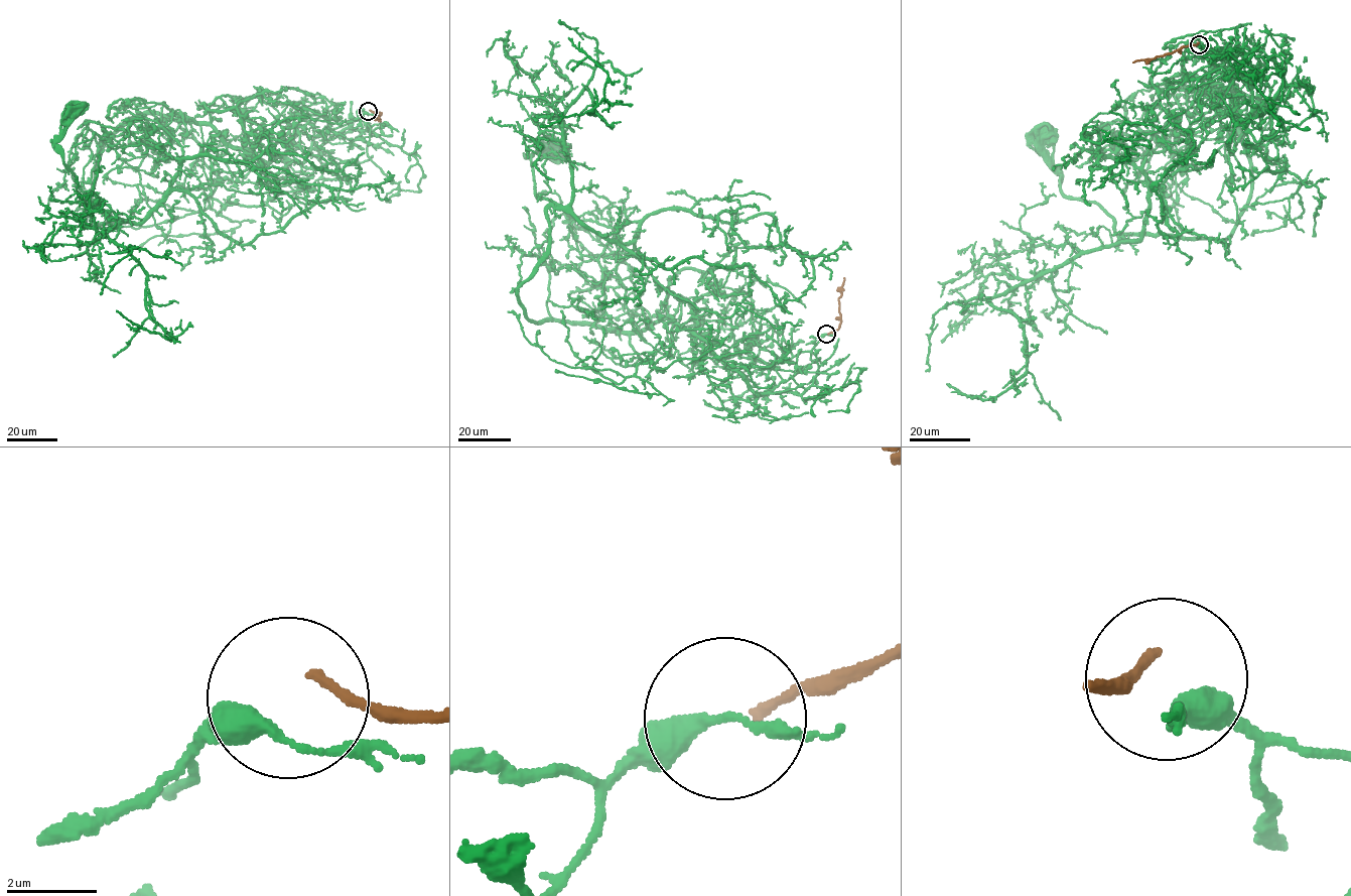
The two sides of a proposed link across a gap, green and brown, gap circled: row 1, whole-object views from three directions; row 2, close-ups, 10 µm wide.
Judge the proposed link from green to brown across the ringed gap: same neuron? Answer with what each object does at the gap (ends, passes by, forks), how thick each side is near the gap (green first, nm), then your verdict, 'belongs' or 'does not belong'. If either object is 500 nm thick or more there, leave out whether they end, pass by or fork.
green passes by; brown ends; calibres 400 and 200 nm; does not belong

